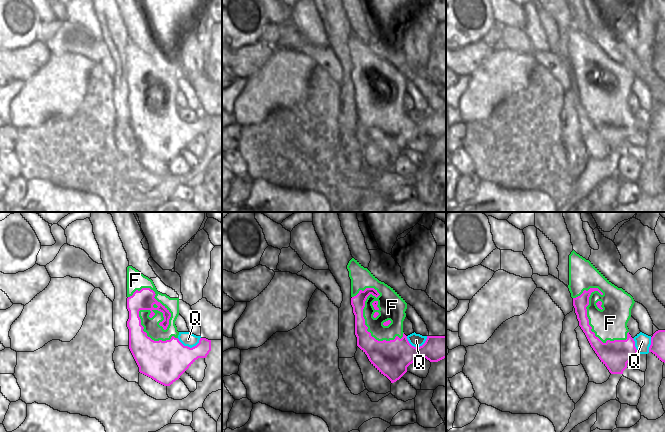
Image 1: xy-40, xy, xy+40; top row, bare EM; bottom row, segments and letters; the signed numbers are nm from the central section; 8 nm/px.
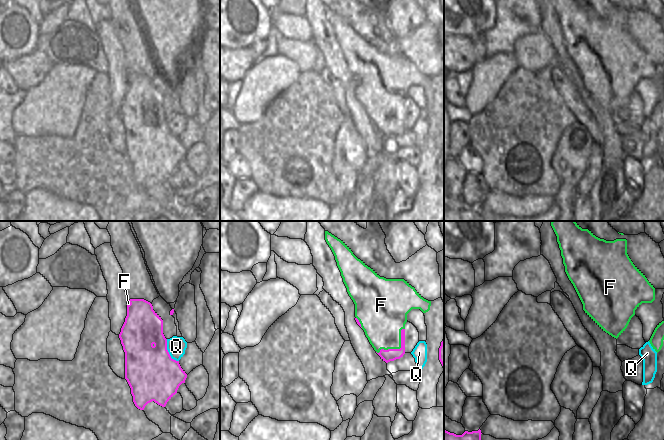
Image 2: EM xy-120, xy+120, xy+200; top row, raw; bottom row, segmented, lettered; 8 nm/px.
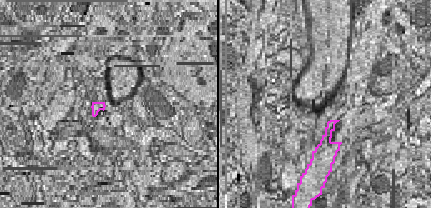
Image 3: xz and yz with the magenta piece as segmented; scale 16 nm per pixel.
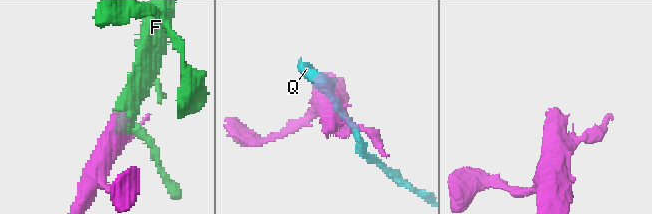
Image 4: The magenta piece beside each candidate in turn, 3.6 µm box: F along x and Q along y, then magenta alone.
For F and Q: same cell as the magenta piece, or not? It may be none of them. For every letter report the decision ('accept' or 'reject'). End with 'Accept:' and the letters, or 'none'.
F: accept
Q: reject
Accept: F

